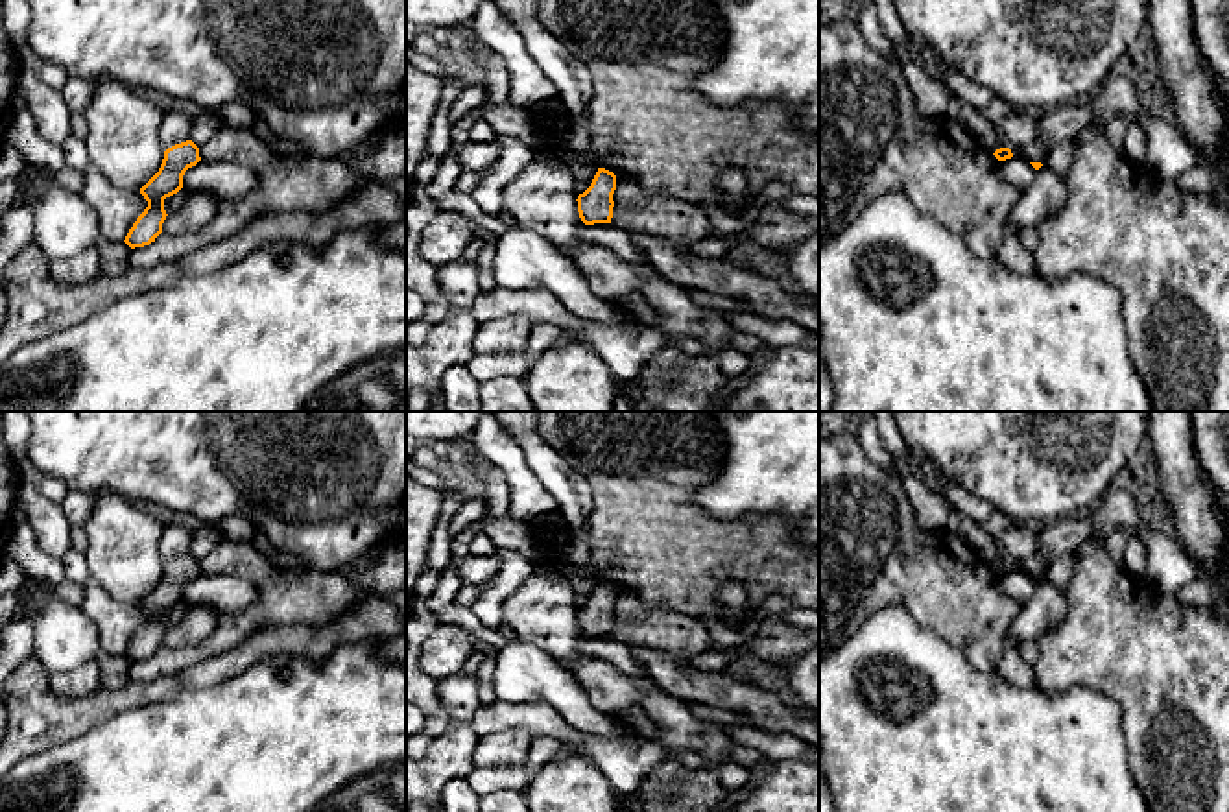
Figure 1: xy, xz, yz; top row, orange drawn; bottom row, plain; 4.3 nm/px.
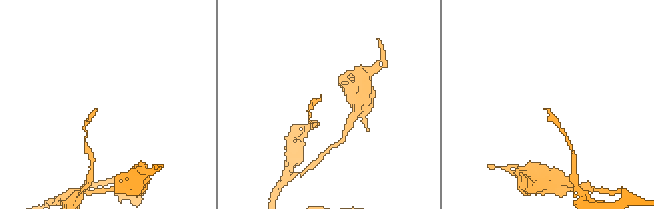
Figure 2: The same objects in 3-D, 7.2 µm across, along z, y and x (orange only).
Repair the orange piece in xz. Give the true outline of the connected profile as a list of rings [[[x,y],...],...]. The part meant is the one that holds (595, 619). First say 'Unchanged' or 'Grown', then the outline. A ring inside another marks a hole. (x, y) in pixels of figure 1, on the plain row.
Unchanged. [[[598,581],[591,600],[576,613],[579,631],[585,639],[611,637],[614,603],[616,589],[605,581]]]

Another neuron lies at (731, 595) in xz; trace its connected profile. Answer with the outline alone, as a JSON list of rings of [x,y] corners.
[[[723,581],[718,587],[718,605],[734,622],[742,622],[747,615],[746,587],[738,581]]]

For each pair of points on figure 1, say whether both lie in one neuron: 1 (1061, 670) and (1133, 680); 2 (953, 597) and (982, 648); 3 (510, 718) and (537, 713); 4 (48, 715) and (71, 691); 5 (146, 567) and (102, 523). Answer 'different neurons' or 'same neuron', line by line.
1: same neuron
2: same neuron
3: same neuron
4: different neurons
5: same neuron

